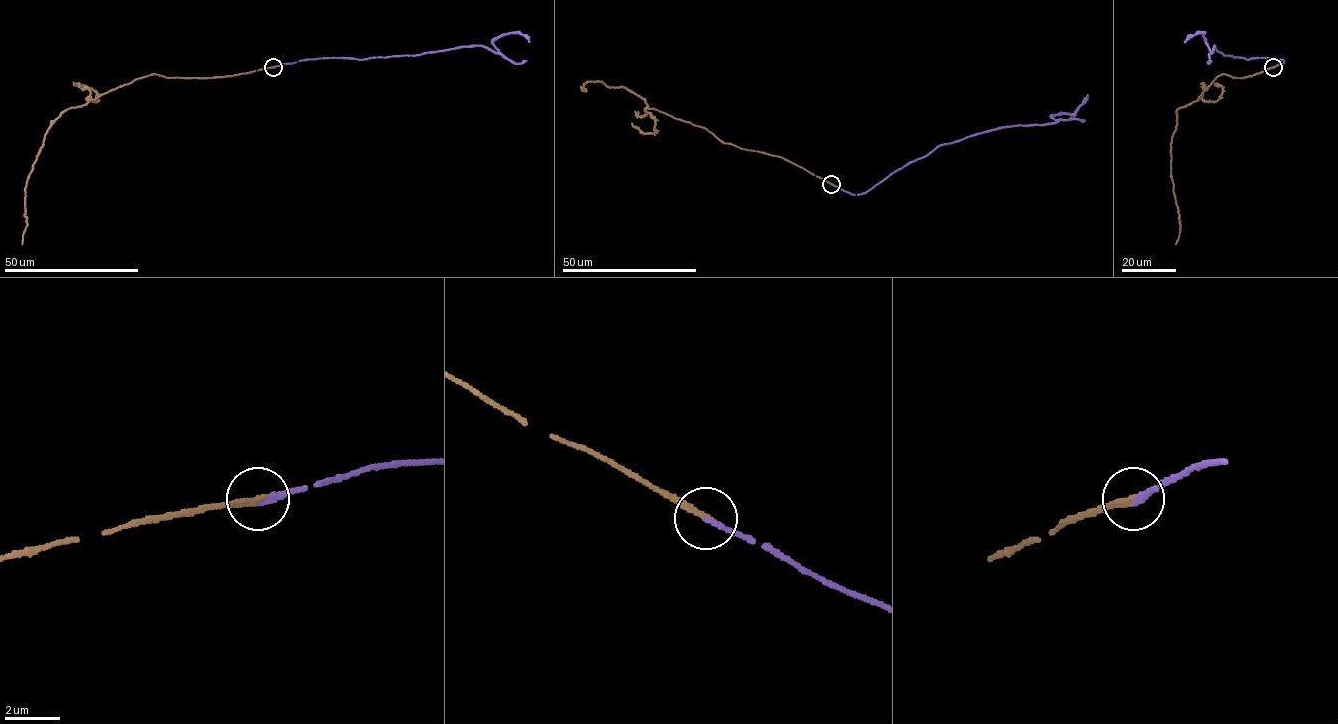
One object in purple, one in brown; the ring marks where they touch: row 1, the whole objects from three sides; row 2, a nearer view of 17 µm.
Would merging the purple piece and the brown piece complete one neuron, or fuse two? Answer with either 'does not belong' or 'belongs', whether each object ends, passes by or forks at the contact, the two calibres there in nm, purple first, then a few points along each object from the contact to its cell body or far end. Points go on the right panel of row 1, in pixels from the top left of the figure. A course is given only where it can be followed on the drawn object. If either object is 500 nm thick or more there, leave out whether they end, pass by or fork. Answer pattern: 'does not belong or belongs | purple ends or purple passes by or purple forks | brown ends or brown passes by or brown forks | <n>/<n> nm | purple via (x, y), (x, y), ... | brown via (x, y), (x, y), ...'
belongs | purple ends | brown ends | 160/180 nm | purple via (1273, 67), (1284, 62), (1234, 57), (1214, 46), (1212, 52), (1203, 33), (1191, 35), (1184, 42) | brown via (1273, 67), (1239, 78), (1221, 74), (1198, 99), (1176, 111), (1170, 149), (1180, 224), (1176, 244)

